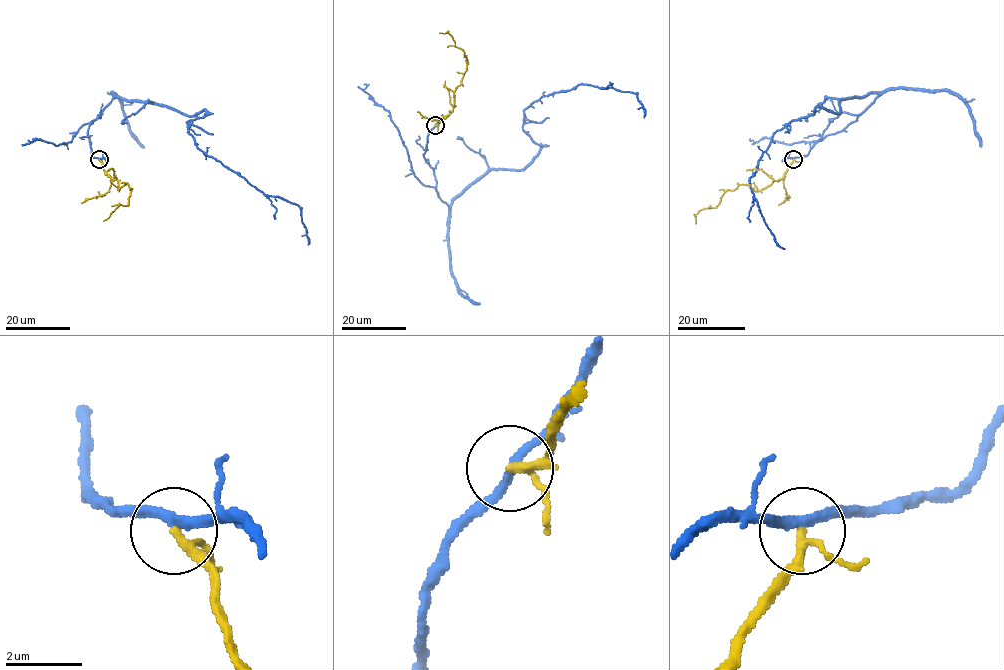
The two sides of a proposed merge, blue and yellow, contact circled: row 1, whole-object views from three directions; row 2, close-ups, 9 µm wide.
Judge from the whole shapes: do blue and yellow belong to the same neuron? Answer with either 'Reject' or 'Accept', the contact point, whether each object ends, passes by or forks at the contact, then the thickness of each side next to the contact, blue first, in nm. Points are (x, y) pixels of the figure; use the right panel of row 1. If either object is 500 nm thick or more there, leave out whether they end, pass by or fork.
Reject. Place: (793, 159). At the ring blue passes by. At the ring yellow passes by. Thickness 220 nm (blue) against 170 nm

